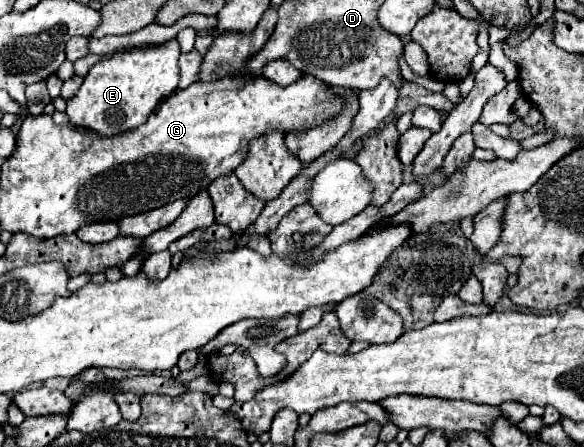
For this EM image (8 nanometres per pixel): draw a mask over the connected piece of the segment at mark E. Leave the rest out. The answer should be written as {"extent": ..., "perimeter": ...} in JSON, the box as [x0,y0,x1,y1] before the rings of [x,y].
{"extent":[66,38,180,136],"perimeter":[[[174,38],[150,48],[116,52],[112,58],[96,62],[86,74],[80,90],[68,100],[66,114],[70,122],[74,126],[90,128],[102,136],[122,134],[144,124],[150,112],[178,88],[178,56],[180,44]]]}

